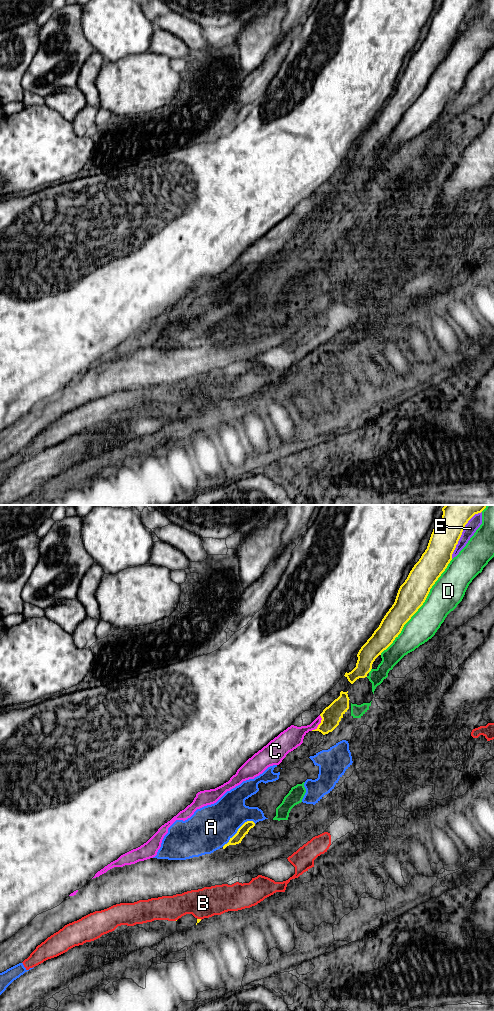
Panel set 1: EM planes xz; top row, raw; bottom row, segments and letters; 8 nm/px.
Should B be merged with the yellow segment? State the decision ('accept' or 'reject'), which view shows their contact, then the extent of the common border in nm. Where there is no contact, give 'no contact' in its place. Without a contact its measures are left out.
reject; contact in xz; length 40 nm

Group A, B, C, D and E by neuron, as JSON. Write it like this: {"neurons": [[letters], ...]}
{"neurons": [["A"], ["B", "C"], ["D"], ["E"]]}

